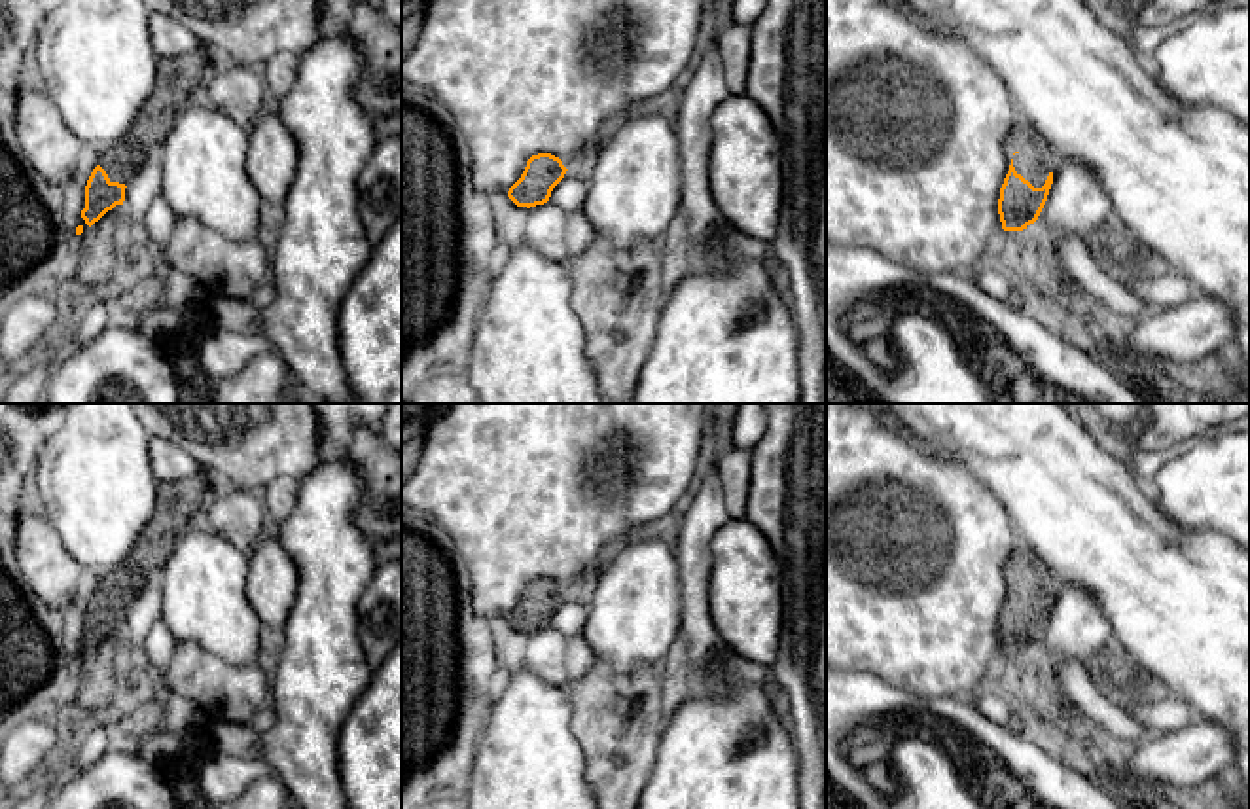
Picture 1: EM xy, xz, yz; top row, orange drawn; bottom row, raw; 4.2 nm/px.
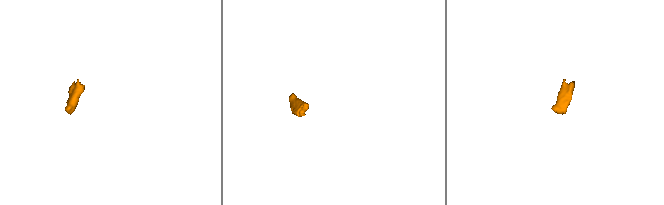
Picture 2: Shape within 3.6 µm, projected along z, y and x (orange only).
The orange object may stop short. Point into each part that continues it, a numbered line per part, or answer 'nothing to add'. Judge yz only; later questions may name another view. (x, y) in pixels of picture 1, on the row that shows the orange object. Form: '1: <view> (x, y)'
1: yz (1035, 165)

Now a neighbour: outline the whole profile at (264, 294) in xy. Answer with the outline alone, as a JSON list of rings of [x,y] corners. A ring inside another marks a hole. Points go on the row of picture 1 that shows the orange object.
[[[265,279],[248,299],[250,305],[263,309],[265,305],[269,305],[275,299],[275,284],[271,279]]]

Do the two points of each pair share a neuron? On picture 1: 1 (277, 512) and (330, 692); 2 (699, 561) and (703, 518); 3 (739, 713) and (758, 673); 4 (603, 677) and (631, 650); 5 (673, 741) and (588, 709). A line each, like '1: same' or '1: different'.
1: different
2: same
3: different
4: different
5: different

